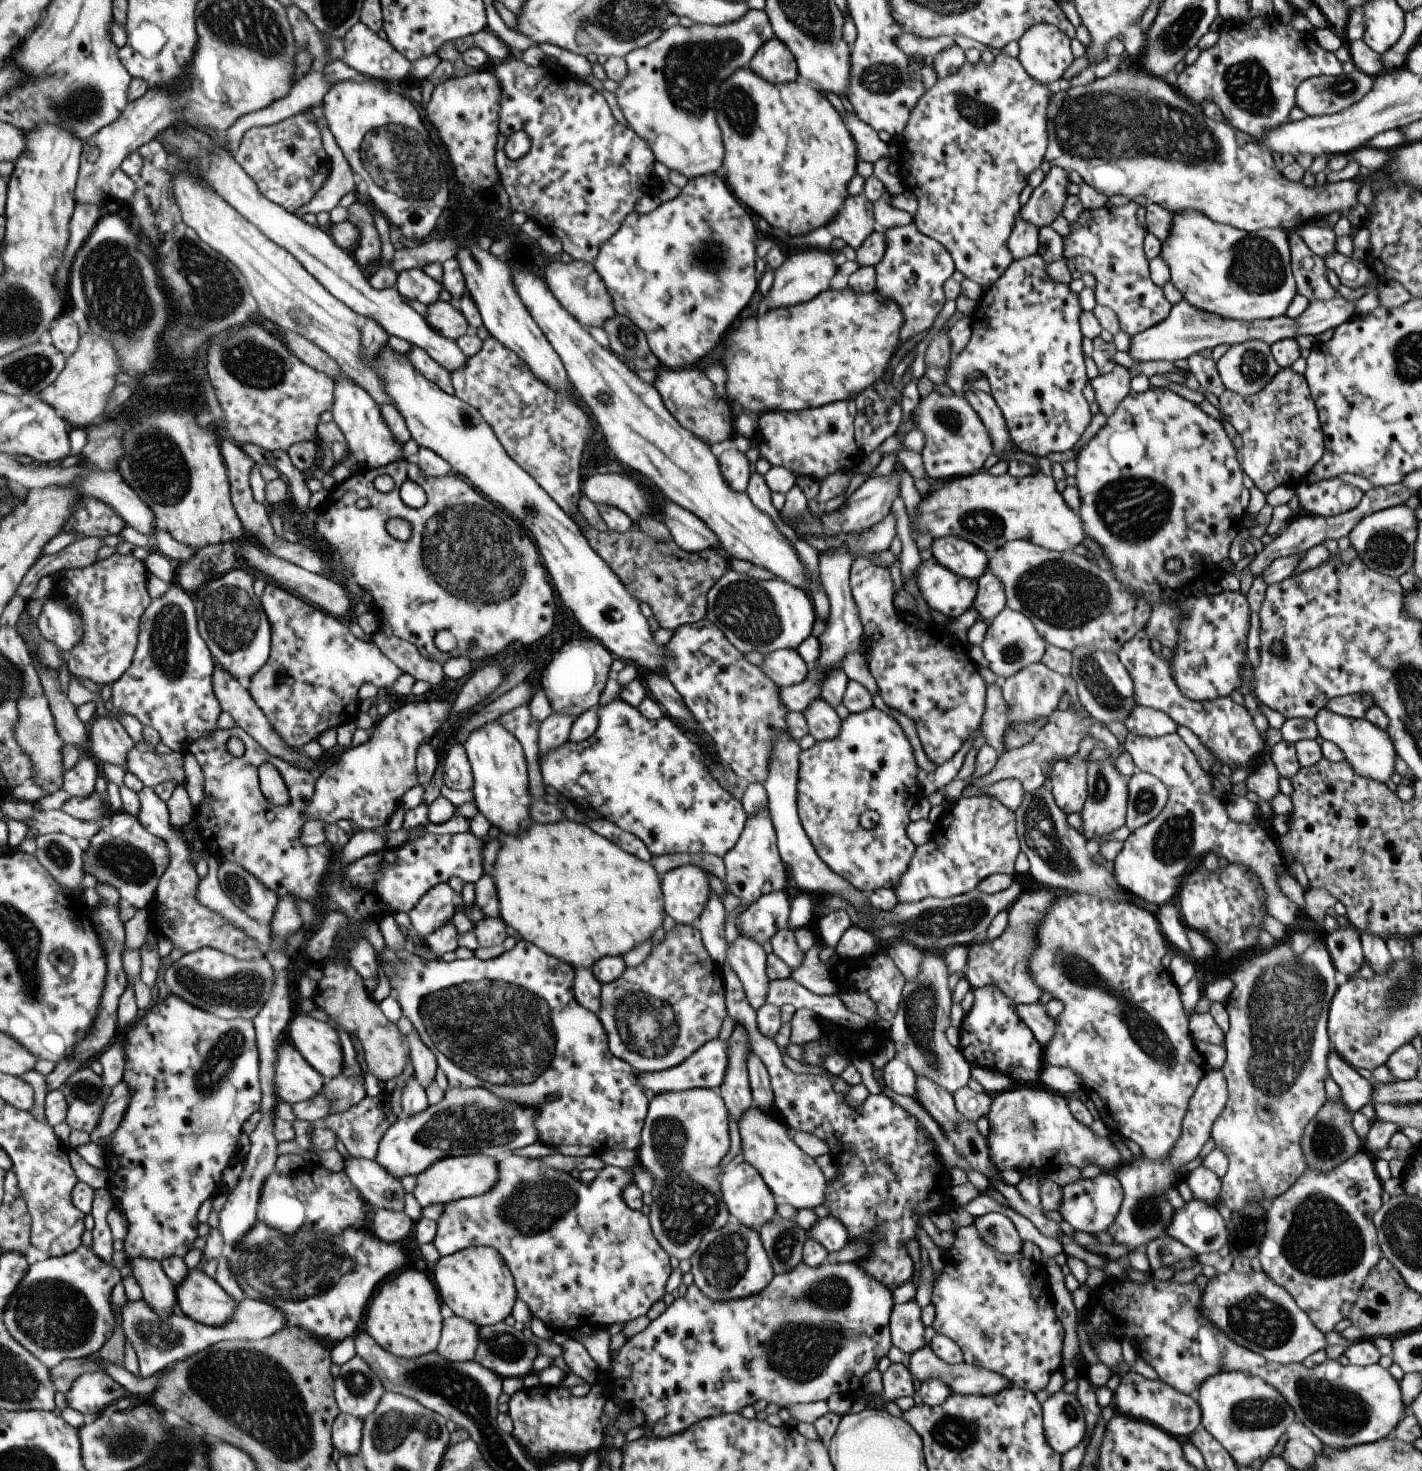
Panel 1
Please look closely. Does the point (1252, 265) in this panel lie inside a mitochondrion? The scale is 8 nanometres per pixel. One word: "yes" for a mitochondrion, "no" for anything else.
yes

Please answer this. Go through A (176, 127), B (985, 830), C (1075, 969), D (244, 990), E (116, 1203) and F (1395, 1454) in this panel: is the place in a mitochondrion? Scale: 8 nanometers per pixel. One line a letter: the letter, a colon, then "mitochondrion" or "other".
A: other
B: other
C: mitochondrion
D: mitochondrion
E: other
F: other

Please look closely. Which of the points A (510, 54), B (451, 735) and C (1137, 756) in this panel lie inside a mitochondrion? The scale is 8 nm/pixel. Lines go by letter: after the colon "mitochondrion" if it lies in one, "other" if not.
A: other
B: other
C: other

